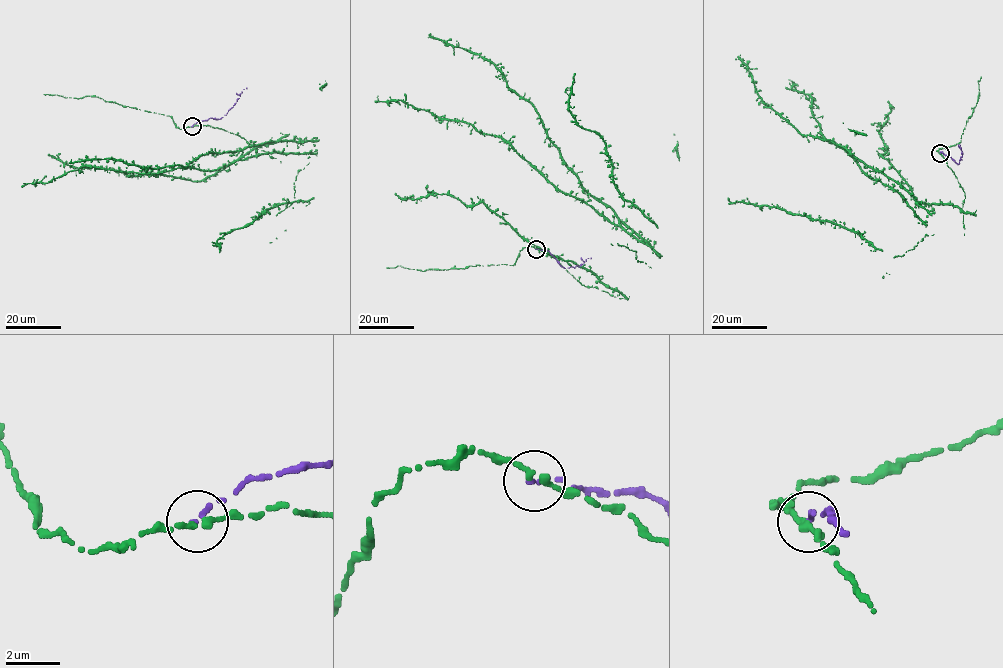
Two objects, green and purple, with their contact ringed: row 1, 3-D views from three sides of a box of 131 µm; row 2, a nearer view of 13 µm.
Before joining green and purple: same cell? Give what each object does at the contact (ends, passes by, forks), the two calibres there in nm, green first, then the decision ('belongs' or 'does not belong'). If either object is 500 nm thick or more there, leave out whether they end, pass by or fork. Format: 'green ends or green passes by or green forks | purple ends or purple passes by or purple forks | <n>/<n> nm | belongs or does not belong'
green passes by | purple ends | 240/190 nm | does not belong

